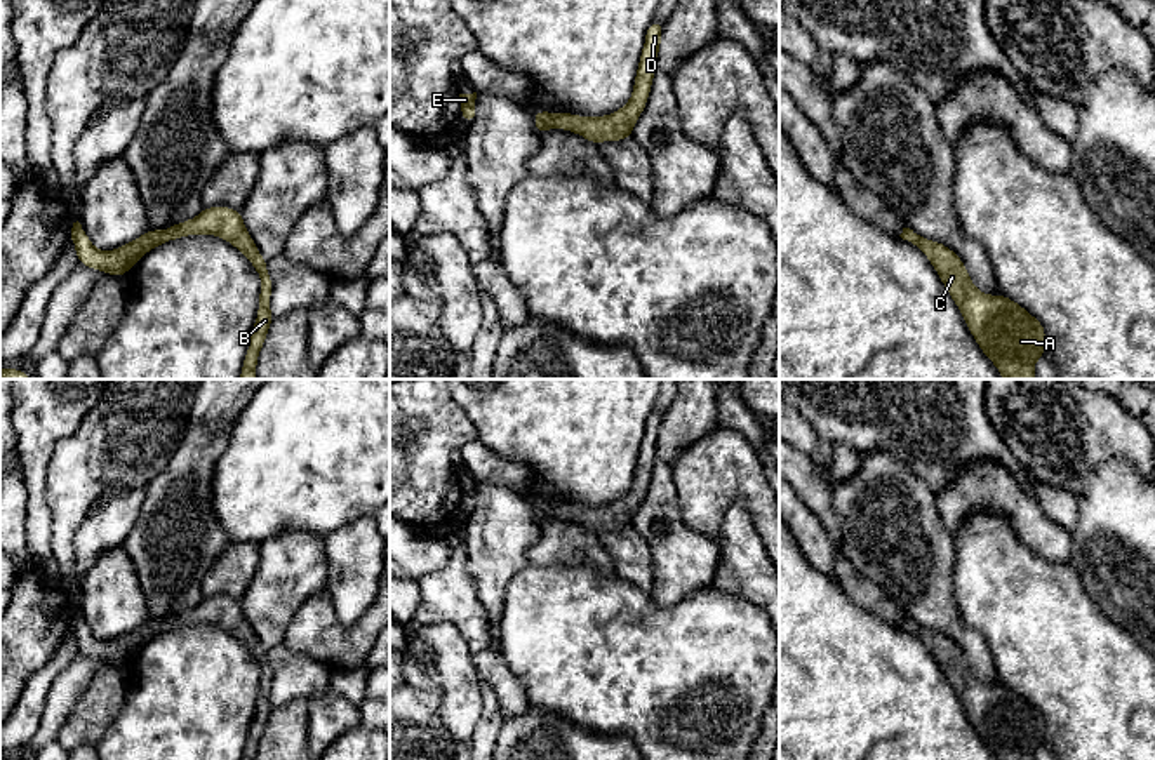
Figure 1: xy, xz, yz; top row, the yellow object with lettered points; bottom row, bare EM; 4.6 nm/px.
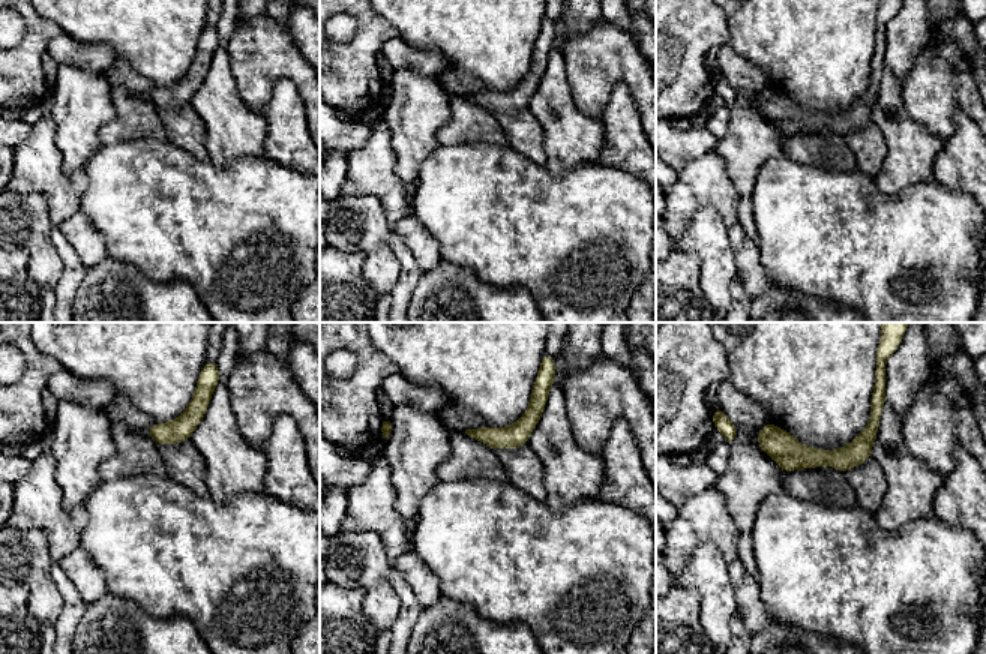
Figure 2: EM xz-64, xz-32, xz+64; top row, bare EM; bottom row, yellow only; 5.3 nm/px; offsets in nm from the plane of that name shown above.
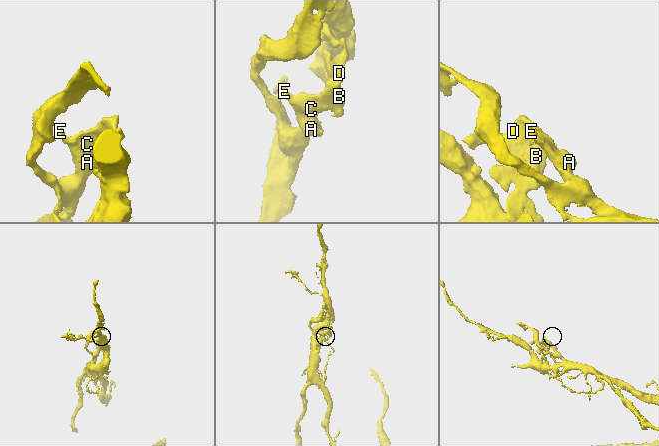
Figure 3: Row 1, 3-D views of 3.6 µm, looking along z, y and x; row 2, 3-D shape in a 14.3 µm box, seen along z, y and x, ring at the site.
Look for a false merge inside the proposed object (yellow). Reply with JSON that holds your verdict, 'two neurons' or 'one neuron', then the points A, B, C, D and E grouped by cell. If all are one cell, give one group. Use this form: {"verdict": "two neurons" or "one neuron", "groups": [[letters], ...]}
{"verdict": "one neuron", "groups": [["A", "B", "C", "D", "E"]]}

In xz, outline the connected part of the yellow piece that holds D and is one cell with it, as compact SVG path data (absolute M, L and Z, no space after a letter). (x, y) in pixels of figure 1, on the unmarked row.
M658 409L649 414L633 473L633 483L621 499L605 506L579 506L565 501L548 503L534 499L534 517L539 525L543 525L548 518L560 517L564 520L583 525L593 534L598 534L602 530L628 529L651 483L652 468L658 459L656 454L663 416L664 414Z

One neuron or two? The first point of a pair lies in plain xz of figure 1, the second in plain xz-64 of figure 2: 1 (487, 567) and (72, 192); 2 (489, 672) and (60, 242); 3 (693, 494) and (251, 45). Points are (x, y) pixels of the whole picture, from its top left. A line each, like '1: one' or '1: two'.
1: two
2: two
3: one

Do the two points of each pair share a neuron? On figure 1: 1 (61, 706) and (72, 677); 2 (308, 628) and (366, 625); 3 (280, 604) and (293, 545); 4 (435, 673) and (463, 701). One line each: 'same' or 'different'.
1: same
2: same
3: same
4: same

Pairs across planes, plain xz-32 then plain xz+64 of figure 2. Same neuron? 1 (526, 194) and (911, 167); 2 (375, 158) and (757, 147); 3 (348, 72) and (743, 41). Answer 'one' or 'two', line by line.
1: two
2: two
3: two

